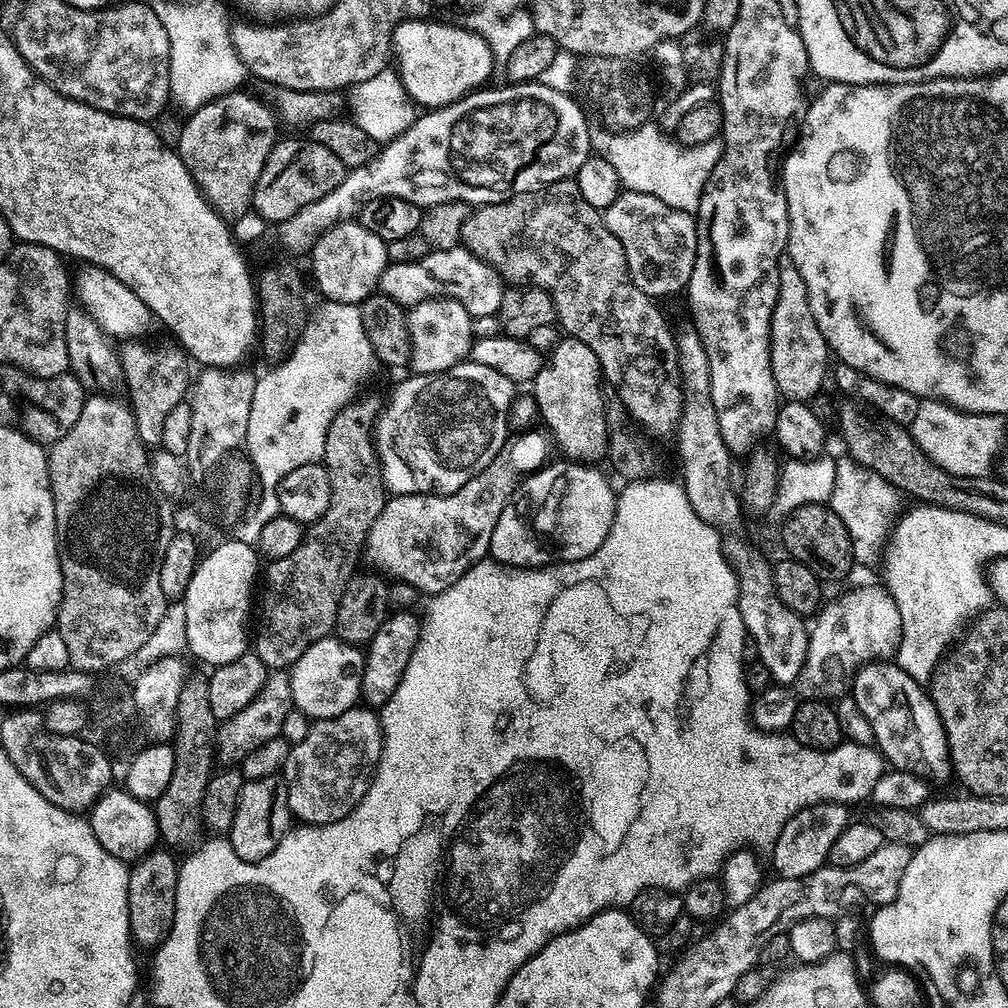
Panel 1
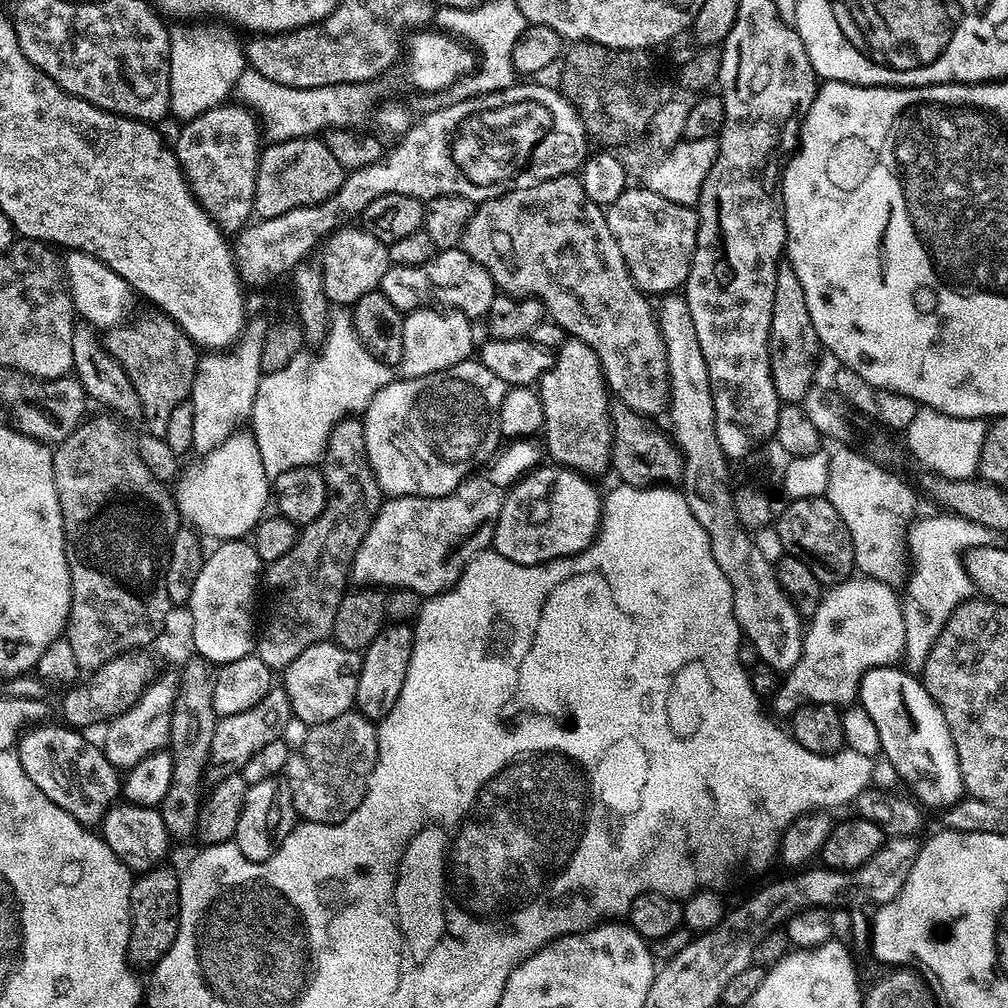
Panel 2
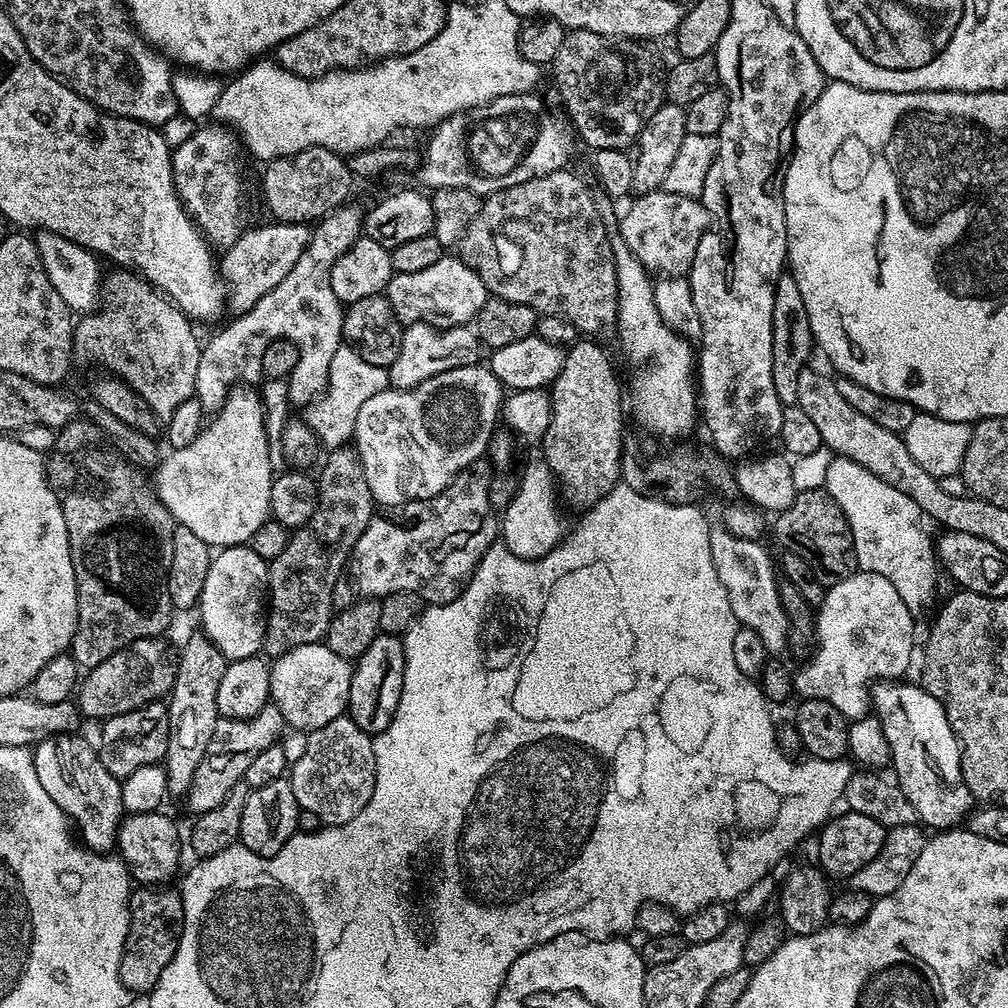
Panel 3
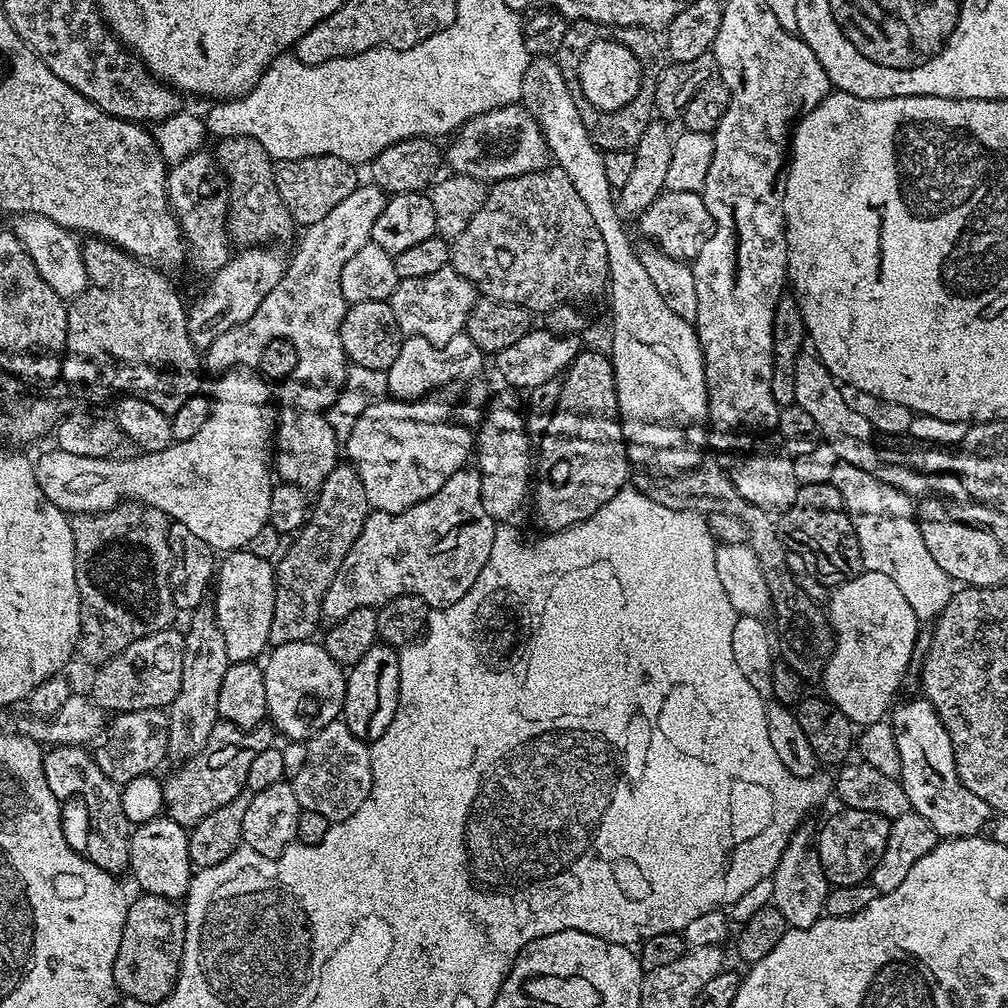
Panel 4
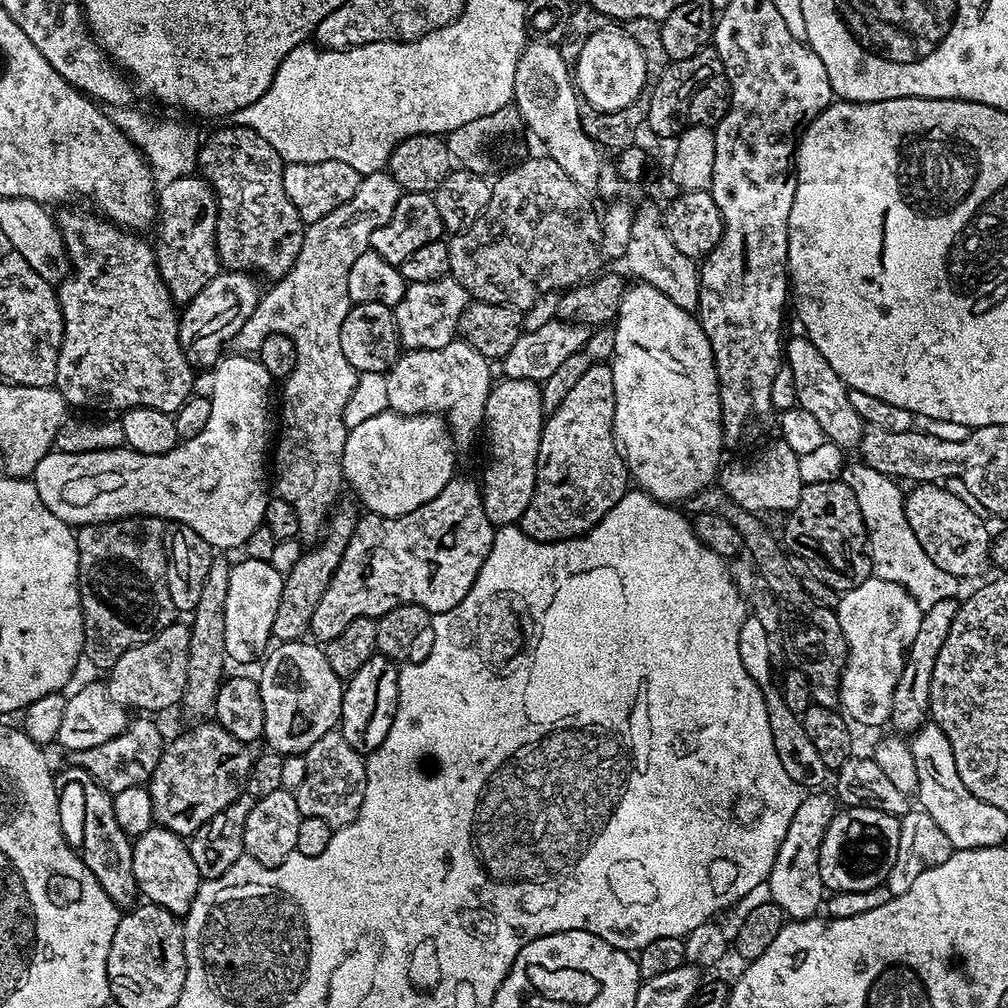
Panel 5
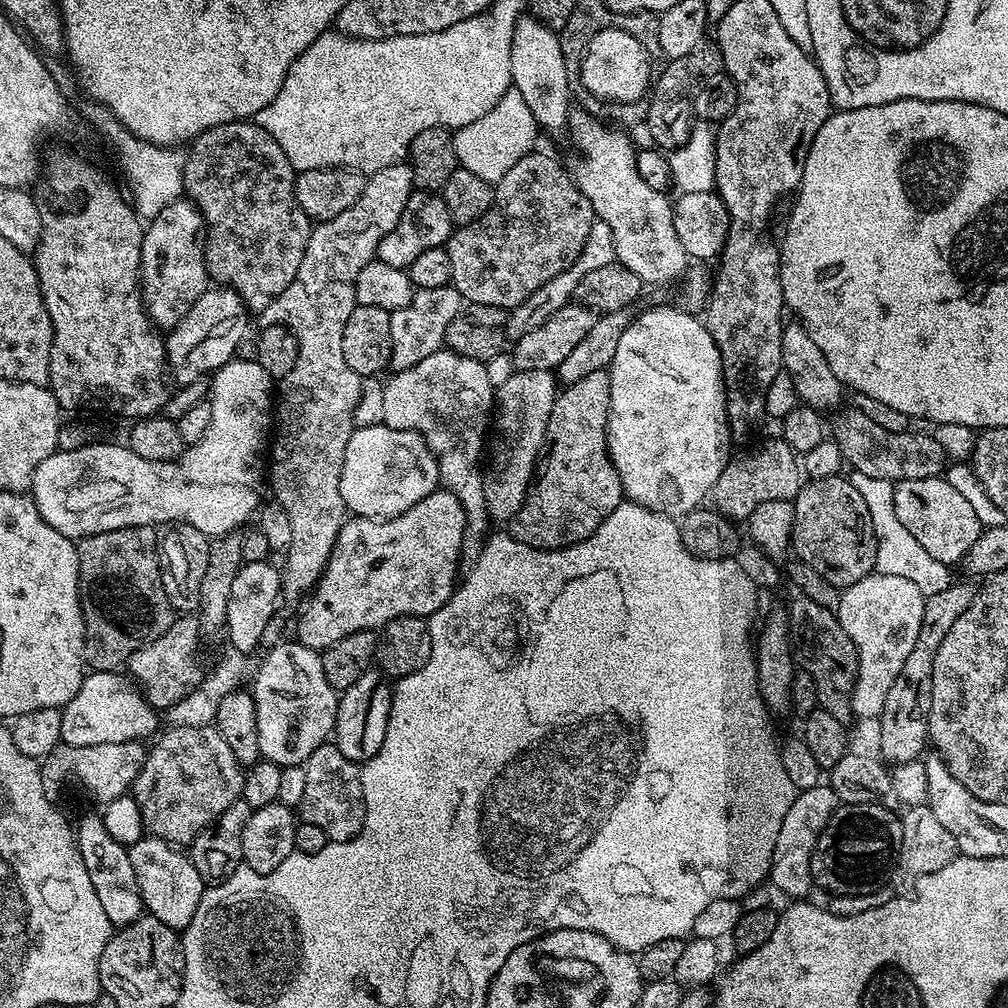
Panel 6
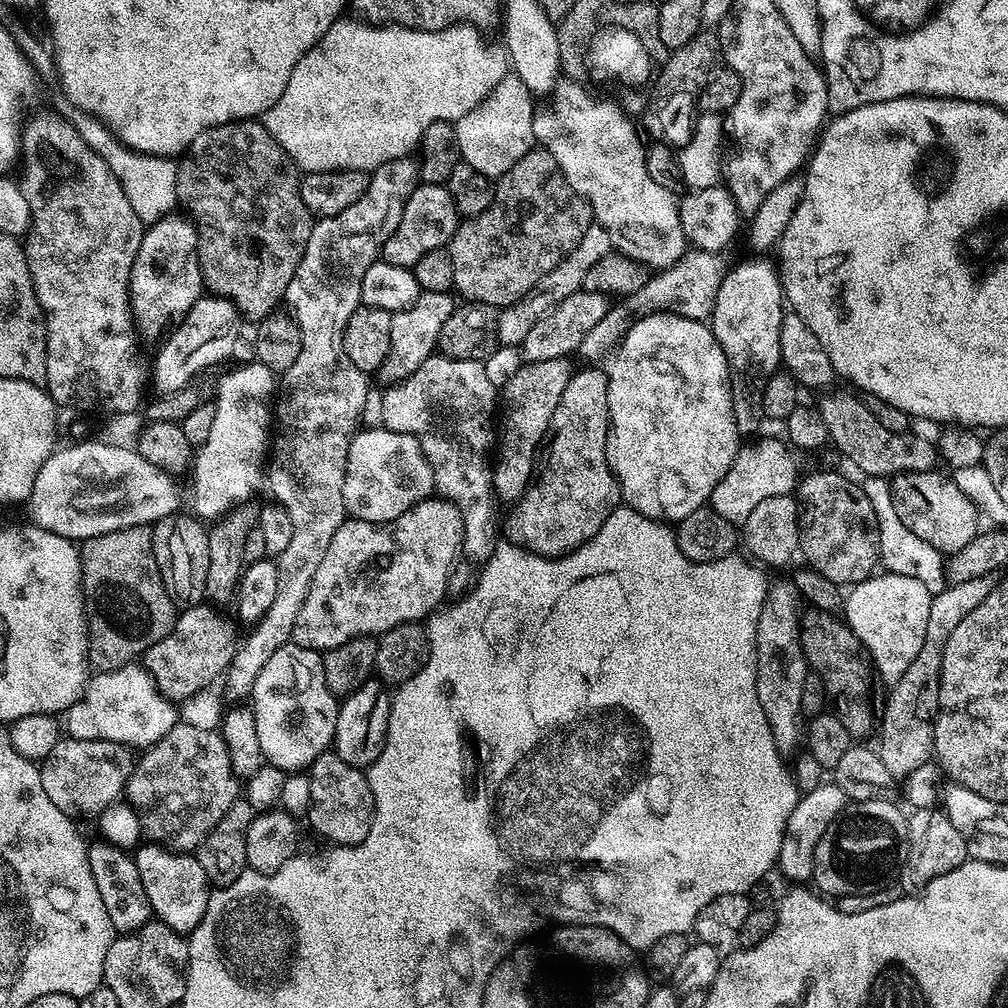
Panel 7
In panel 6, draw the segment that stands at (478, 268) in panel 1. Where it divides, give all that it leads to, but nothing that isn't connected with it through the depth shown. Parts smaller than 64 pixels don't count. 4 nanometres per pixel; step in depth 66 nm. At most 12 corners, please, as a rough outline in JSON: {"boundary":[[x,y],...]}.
{"boundary":[[454,287],[415,289],[390,318],[391,371],[445,347]]}

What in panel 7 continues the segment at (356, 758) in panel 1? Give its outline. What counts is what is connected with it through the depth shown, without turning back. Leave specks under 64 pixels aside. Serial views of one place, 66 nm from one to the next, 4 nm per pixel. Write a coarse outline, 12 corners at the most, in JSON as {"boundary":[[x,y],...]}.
{"boundary":[[323,752],[306,823],[336,846],[370,834],[367,775]]}

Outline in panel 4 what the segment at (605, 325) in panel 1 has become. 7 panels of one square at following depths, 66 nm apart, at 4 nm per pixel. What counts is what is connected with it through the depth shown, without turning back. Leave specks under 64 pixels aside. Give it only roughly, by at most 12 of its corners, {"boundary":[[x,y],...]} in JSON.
{"boundary":[[555,166],[495,181],[450,267],[533,314],[610,280]]}

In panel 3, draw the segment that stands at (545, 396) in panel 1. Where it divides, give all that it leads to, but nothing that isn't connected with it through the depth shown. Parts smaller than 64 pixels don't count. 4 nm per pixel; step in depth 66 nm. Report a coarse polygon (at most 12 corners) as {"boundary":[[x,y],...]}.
{"boundary":[[592,338],[550,385],[542,459],[565,505],[620,480],[620,384]]}

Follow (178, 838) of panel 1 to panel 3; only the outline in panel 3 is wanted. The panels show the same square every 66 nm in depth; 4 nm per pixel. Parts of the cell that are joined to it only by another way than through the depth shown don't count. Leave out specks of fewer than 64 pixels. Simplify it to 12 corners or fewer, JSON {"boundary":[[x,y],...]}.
{"boundary":[[203,634],[179,649],[166,700],[169,797],[208,755],[228,660]]}

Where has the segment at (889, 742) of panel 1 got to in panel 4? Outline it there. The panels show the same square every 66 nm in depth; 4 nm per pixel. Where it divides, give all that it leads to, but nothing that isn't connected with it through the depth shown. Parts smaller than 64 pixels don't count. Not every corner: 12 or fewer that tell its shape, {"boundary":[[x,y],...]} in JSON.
{"boundary":[[926,698],[897,703],[900,785],[937,837],[979,836],[992,807],[966,790]]}

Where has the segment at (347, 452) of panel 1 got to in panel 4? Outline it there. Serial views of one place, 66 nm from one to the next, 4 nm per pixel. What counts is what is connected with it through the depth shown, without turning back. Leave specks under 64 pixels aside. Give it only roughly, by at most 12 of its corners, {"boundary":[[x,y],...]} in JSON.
{"boundary":[[338,462],[275,561],[269,645],[315,637],[369,511]]}

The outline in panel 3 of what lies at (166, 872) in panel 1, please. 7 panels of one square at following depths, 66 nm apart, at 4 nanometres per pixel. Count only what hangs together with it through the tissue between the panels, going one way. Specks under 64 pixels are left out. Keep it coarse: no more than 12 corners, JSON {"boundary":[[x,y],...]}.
{"boundary":[[140,886],[128,898],[120,977],[151,993],[174,958],[184,897]]}

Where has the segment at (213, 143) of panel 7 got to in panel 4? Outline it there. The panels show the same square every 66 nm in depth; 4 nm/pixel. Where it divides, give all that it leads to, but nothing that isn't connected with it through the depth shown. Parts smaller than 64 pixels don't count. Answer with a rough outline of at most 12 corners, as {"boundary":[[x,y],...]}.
{"boundary":[[249,136],[214,148],[228,179],[228,239],[284,242],[294,229],[274,161]]}

